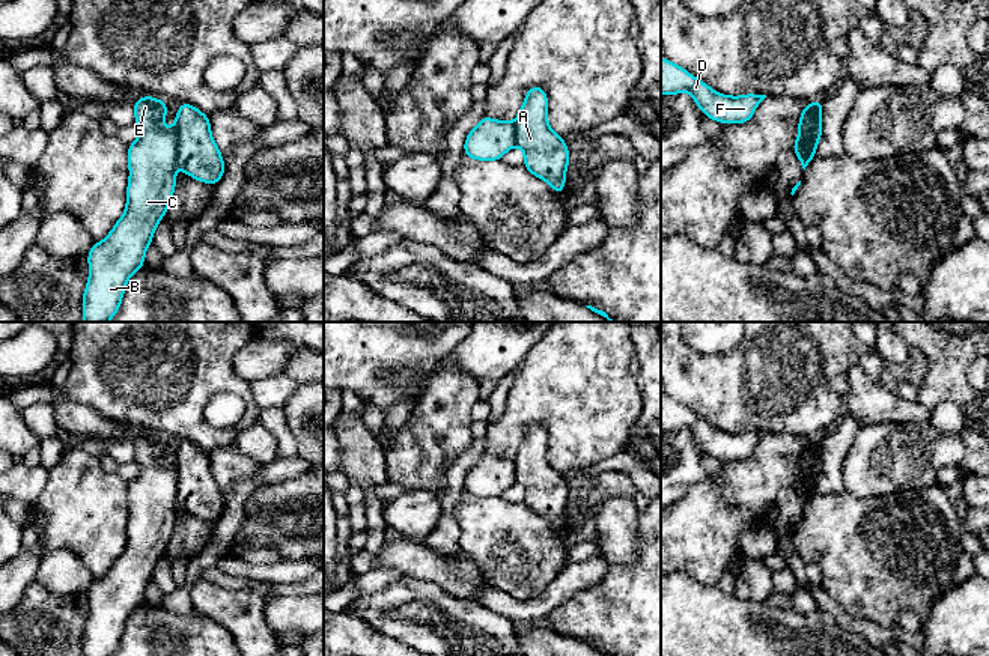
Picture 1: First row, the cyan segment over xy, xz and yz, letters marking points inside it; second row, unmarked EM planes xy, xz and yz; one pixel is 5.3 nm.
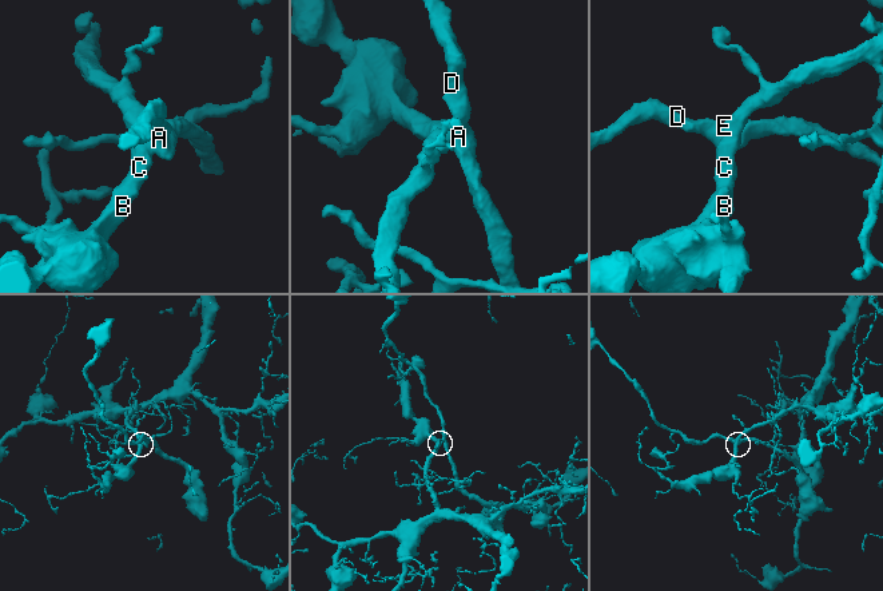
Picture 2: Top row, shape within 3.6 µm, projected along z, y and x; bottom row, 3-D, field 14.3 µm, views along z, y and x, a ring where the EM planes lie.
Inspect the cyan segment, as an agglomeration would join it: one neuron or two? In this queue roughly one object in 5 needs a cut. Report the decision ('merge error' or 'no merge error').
no merge error

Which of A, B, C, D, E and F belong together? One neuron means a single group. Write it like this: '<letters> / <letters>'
A B C D E F

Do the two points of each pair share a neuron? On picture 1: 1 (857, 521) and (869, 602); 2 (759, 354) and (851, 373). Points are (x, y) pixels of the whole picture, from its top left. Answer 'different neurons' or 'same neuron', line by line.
1: same neuron
2: different neurons

